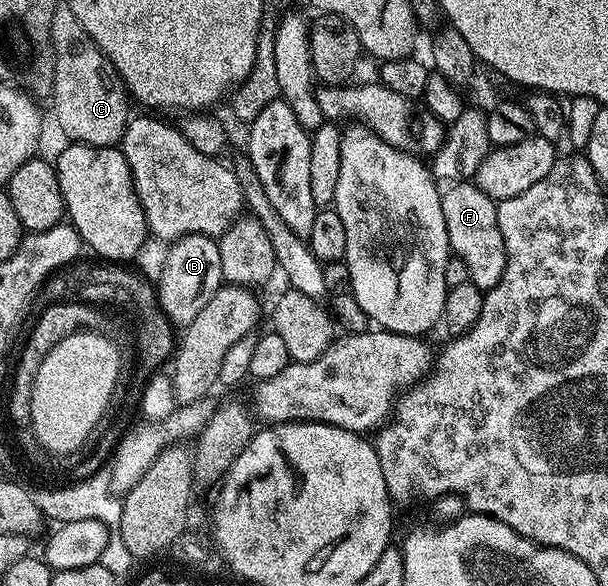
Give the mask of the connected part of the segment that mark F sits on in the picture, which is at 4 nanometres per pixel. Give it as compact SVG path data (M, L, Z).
M471 180L449 184L442 193L442 215L446 218L451 256L462 259L469 281L474 283L474 287L485 291L495 287L506 267L506 243L498 227L496 206L497 202L486 196Z

